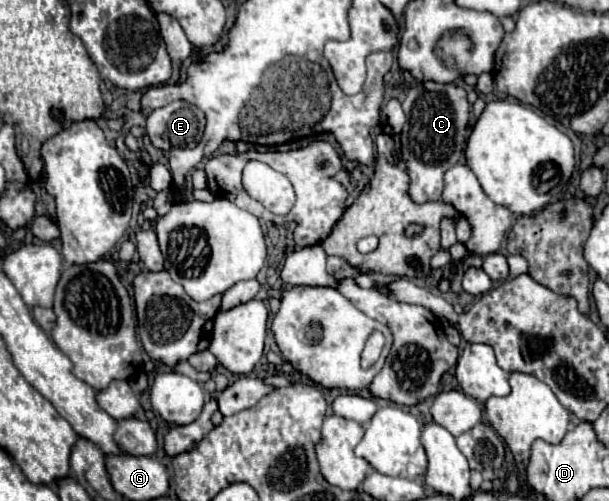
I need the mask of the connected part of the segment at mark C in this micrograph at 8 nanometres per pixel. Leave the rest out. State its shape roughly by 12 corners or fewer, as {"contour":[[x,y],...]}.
{"contour":[[408,90],[400,140],[418,204],[440,200],[462,158],[466,90]]}

